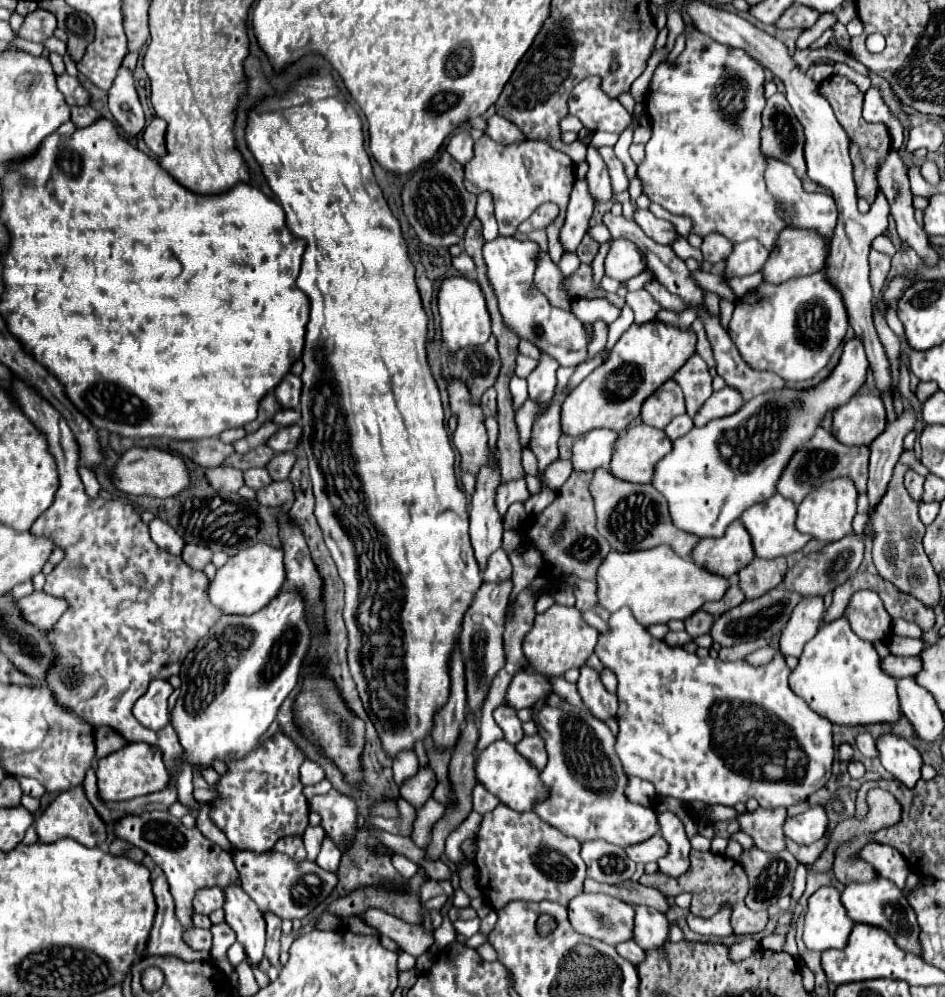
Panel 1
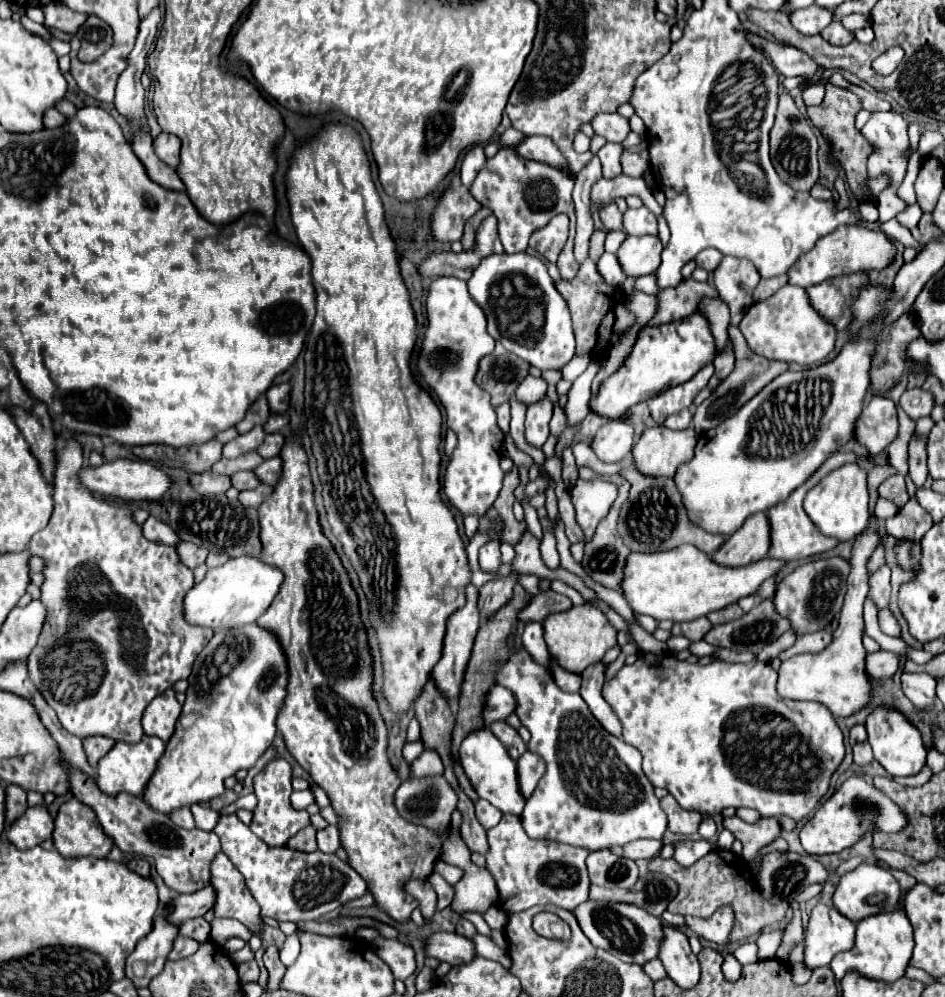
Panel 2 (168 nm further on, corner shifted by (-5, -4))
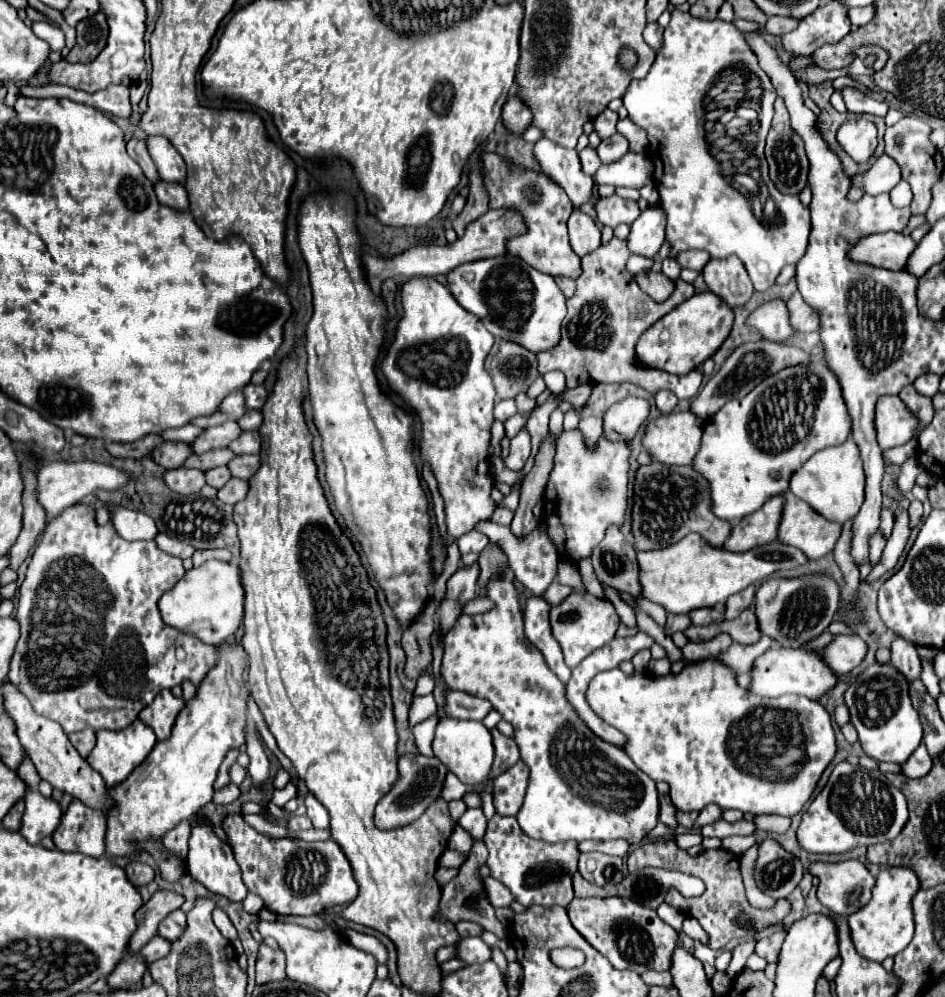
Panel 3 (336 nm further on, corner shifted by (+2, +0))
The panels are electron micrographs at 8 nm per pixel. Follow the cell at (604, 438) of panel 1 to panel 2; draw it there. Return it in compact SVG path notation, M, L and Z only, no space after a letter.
M612 420L604 424L596 432L592 442L592 450L602 462L622 460L626 454L630 454L632 446L634 446L634 430L630 424L622 420Z

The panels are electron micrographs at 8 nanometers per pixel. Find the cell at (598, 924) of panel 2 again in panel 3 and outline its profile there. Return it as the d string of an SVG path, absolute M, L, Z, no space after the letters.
M573 898L571 904L567 906L571 924L581 932L581 936L585 936L585 940L589 940L589 944L599 950L615 968L619 970L633 970L633 972L645 972L647 968L653 970L669 970L671 964L671 954L673 948L677 944L677 932L665 924L655 910L645 908L629 898Z

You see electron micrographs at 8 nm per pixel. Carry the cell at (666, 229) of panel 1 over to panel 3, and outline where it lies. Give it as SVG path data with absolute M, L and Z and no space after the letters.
M613 194L609 198L599 198L595 208L597 208L599 222L603 226L611 226L611 228L615 228L619 224L633 224L641 214L635 200L625 200L617 194Z

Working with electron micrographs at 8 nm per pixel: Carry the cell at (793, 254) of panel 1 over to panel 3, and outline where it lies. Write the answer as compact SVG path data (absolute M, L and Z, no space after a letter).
M881 232L859 238L847 252L849 260L857 264L881 266L889 270L903 270L905 260L913 252L915 242L899 232Z

